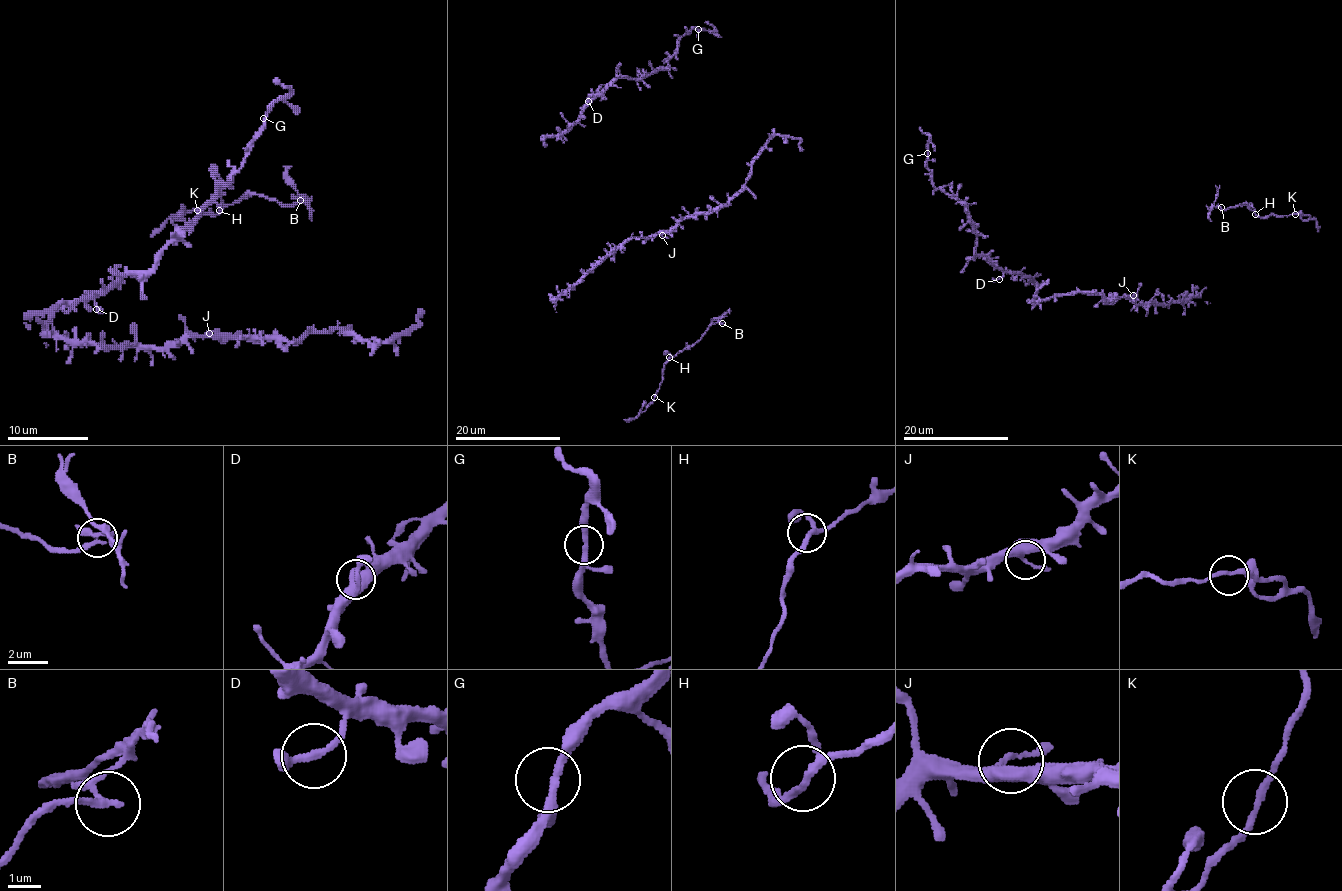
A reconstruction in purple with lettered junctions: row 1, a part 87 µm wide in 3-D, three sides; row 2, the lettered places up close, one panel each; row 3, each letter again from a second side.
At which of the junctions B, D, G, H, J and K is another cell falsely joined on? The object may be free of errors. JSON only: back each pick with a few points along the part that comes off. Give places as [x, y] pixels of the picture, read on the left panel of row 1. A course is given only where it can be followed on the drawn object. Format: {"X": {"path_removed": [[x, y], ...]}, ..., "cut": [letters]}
{"B": {"path_removed": [[299, 200], [299, 194], [283, 166]]}, "cut": ["B"]}

